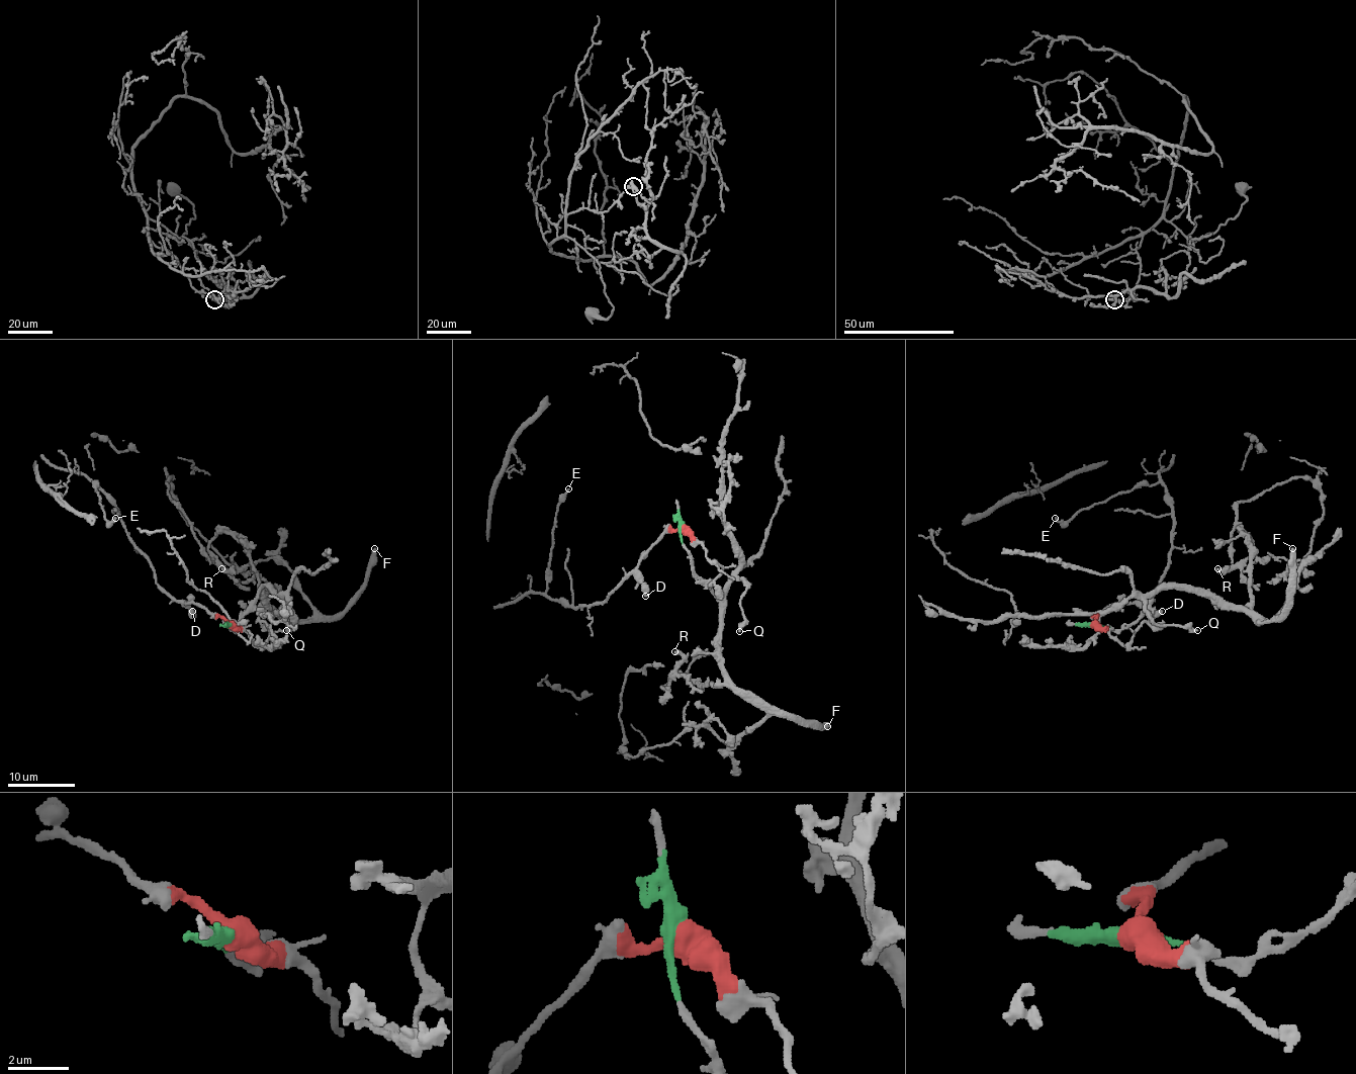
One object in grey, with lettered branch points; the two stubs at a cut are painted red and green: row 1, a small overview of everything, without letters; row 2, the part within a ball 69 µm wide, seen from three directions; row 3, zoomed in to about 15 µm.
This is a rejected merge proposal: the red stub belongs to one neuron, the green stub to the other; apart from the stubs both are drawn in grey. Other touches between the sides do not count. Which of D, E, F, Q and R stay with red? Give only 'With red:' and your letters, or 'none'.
With red: D, E

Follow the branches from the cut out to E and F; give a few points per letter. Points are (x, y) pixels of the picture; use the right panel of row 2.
E: (1094, 625), (1100, 613), (1141, 601), (1159, 583), (1173, 503), (1156, 482), (1120, 490), (1067, 521), (1056, 518)
F: (1092, 625), (1130, 626), (1163, 587), (1192, 587), (1241, 605), (1256, 620), (1275, 620), (1286, 606), (1293, 547)

